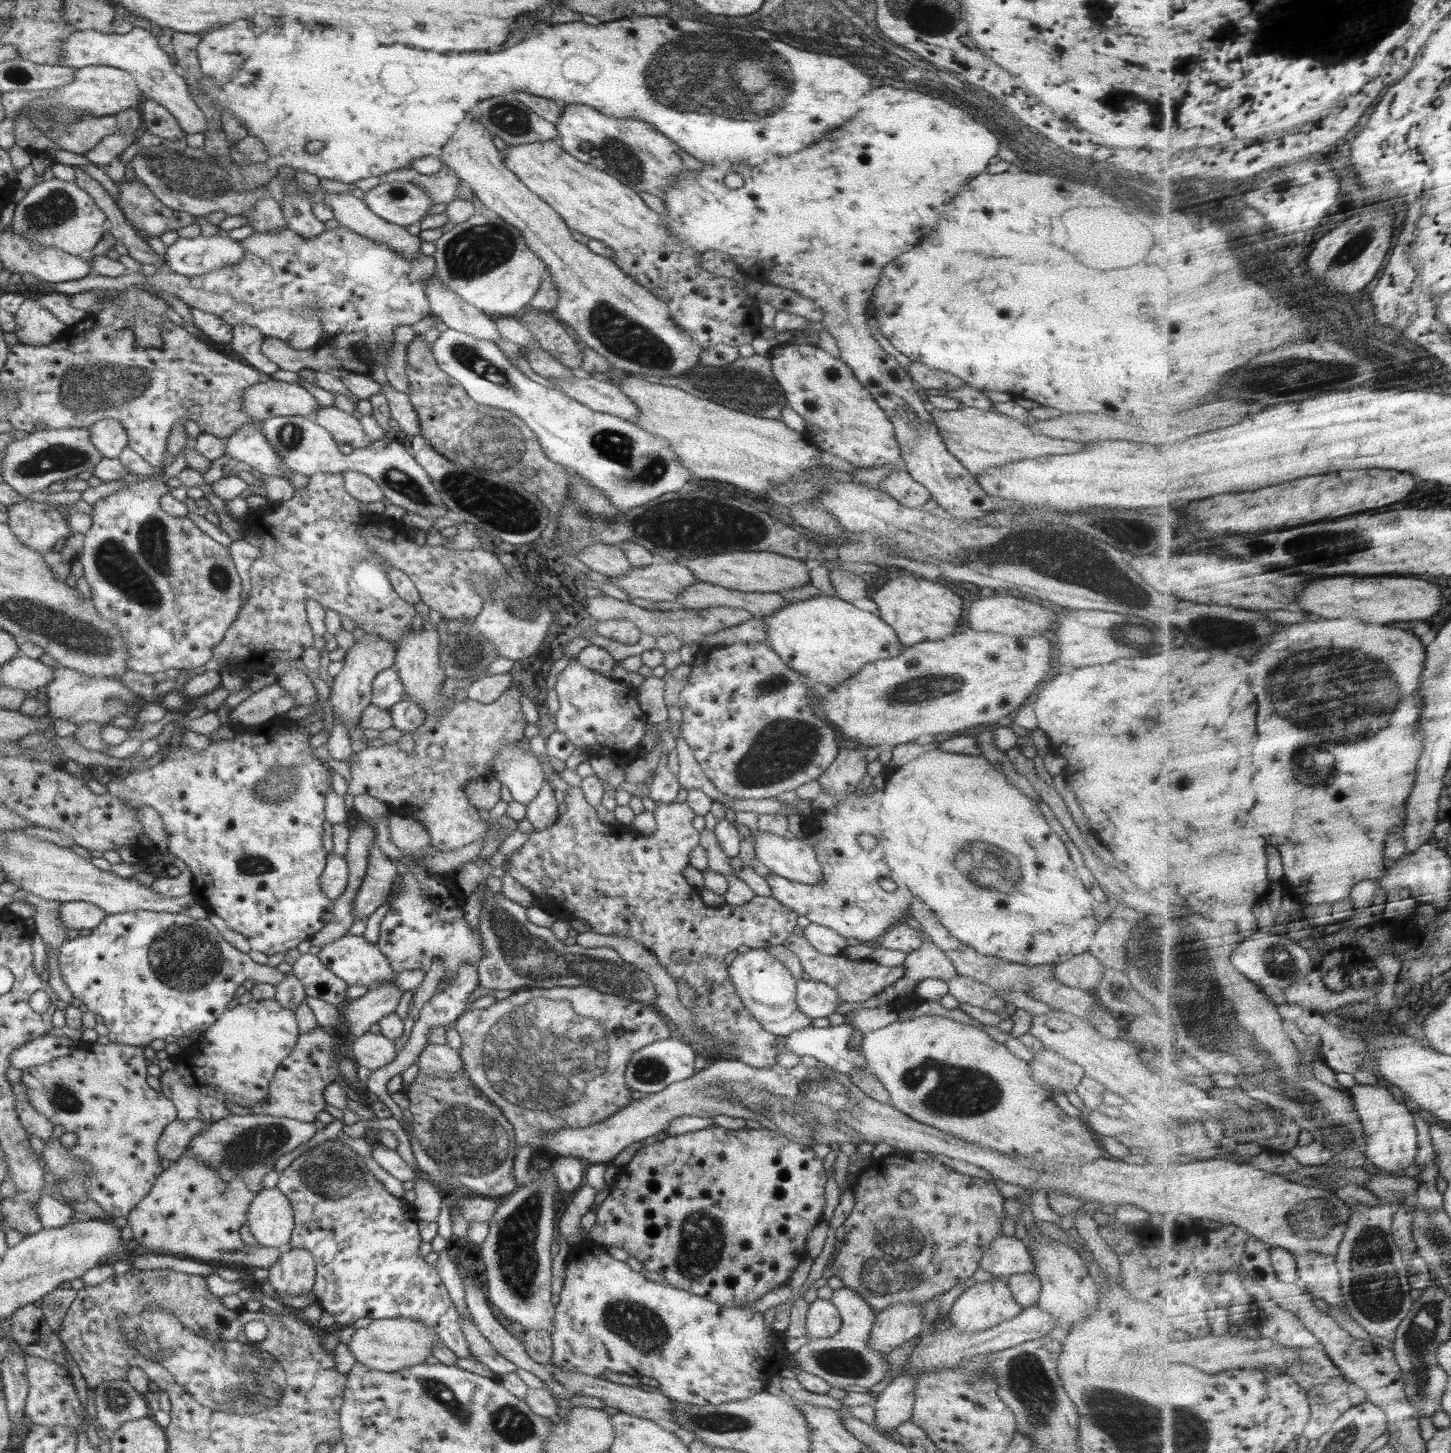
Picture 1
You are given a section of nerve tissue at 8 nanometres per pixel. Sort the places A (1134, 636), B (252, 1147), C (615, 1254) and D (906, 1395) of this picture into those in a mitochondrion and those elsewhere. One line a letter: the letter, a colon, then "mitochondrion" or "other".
A: mitochondrion
B: mitochondrion
C: other
D: other

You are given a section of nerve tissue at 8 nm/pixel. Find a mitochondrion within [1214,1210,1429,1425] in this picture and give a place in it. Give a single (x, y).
(1375, 1292)

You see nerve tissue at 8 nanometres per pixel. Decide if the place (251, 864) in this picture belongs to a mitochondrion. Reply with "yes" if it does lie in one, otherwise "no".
yes

